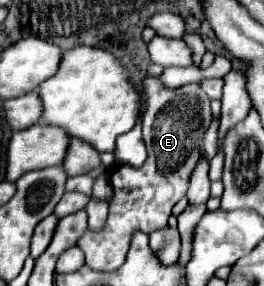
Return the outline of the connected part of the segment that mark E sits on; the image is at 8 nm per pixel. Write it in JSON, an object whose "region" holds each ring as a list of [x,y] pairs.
{"region":[[[148,76],[144,80],[142,136],[148,148],[148,158],[140,168],[120,164],[112,172],[110,180],[114,186],[114,198],[110,202],[106,226],[100,232],[86,230],[78,240],[78,248],[86,254],[86,264],[92,270],[118,270],[126,260],[126,252],[134,232],[150,234],[152,230],[166,228],[174,204],[188,192],[188,178],[192,176],[192,170],[200,160],[202,140],[210,122],[210,98],[204,94],[200,84],[166,88],[160,78]]]}

